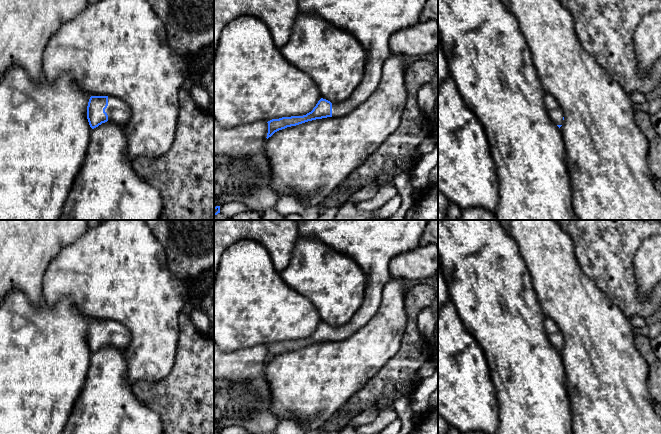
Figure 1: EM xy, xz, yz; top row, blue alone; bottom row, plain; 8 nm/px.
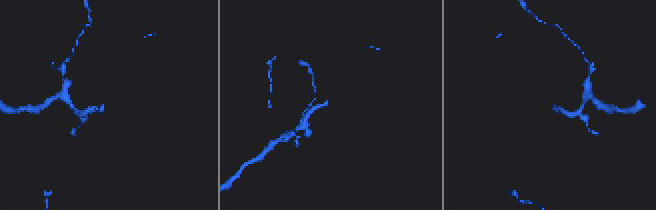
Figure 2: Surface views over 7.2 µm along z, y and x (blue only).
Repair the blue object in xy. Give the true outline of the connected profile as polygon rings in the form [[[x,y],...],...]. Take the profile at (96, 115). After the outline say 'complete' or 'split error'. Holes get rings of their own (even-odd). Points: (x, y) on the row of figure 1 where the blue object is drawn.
[[[91,96],[87,106],[87,119],[92,129],[107,121],[124,125],[131,109],[123,100],[113,96]]] | split error

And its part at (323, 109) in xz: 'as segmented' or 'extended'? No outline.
extended

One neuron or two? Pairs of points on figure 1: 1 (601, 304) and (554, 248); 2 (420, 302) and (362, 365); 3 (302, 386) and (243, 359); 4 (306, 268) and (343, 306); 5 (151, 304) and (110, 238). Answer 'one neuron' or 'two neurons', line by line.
1: one neuron
2: two neurons
3: two neurons
4: one neuron
5: one neuron

